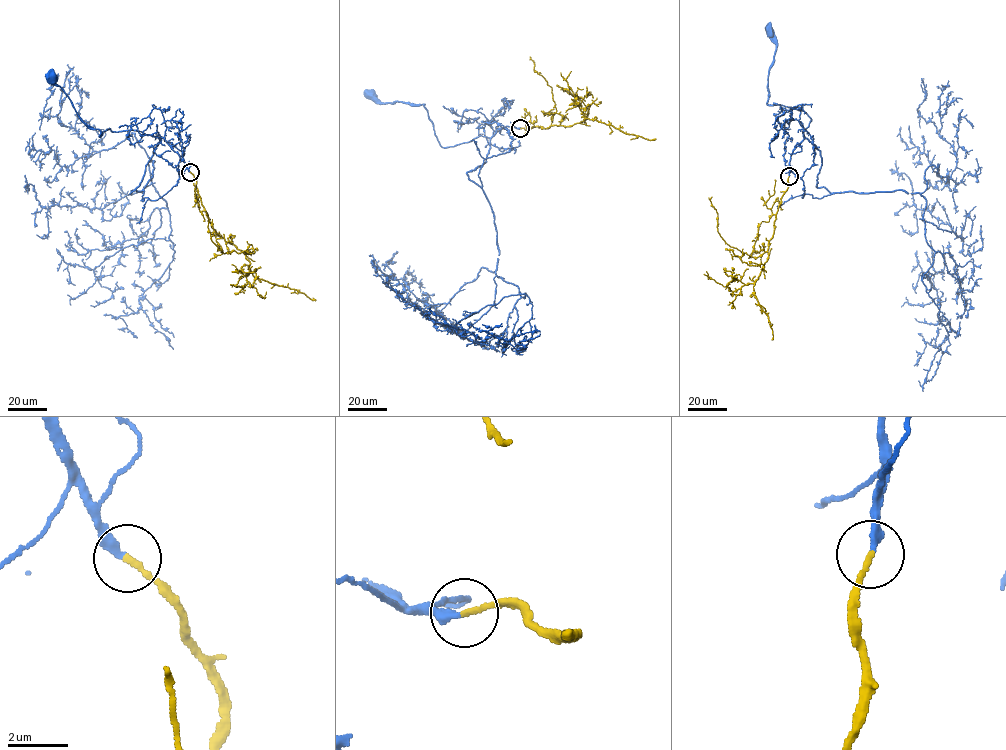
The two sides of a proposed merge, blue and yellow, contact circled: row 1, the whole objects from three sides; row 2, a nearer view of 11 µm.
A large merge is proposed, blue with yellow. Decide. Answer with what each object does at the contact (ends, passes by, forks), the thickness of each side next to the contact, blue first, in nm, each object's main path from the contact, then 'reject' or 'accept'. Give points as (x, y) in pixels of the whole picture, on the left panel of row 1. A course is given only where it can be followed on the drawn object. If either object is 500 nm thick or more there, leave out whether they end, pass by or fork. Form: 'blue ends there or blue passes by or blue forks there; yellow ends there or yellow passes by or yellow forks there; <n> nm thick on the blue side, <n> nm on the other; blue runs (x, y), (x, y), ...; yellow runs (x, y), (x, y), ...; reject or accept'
blue ends there; yellow ends there; 300 nm thick on the blue side, 190 nm on the other; blue runs (190, 172), (163, 138), (109, 128), (99, 136), (100, 131), (85, 123), (62, 89), (49, 78); yellow runs (190, 172), (211, 227), (243, 253), (252, 275), (296, 289), (316, 300); accept

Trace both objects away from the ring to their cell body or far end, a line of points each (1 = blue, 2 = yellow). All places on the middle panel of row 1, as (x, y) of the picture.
1: (520, 128), (506, 126), (488, 138), (480, 136), (443, 147), (424, 104), (383, 103), (368, 93)
2: (520, 128), (569, 126), (588, 118), (611, 124), (626, 133), (656, 139)

